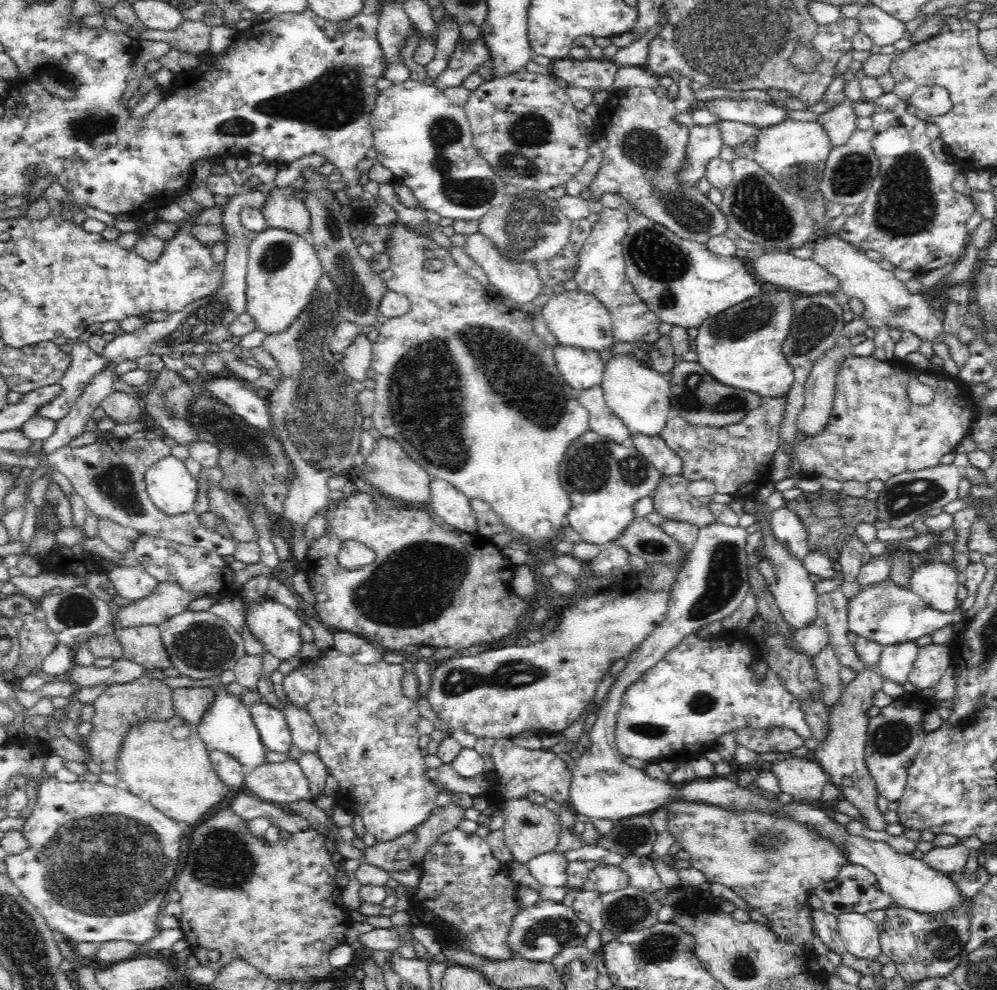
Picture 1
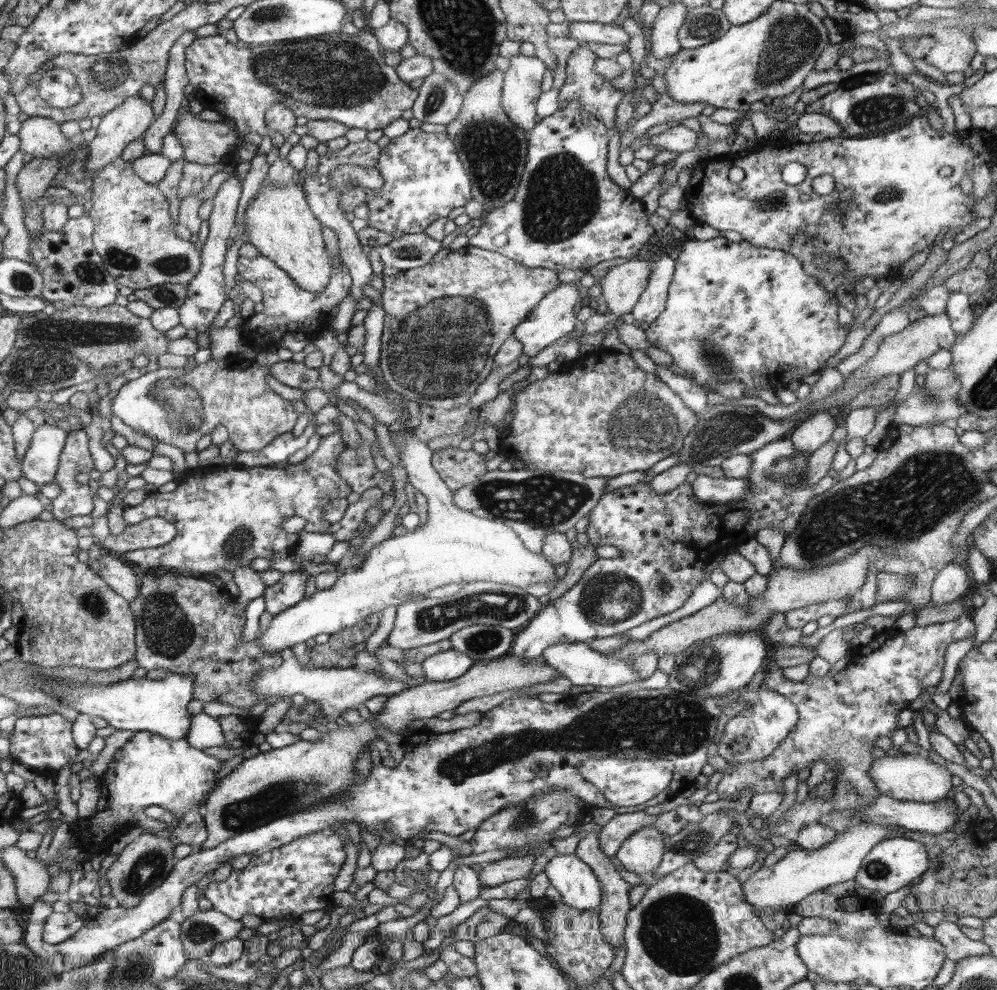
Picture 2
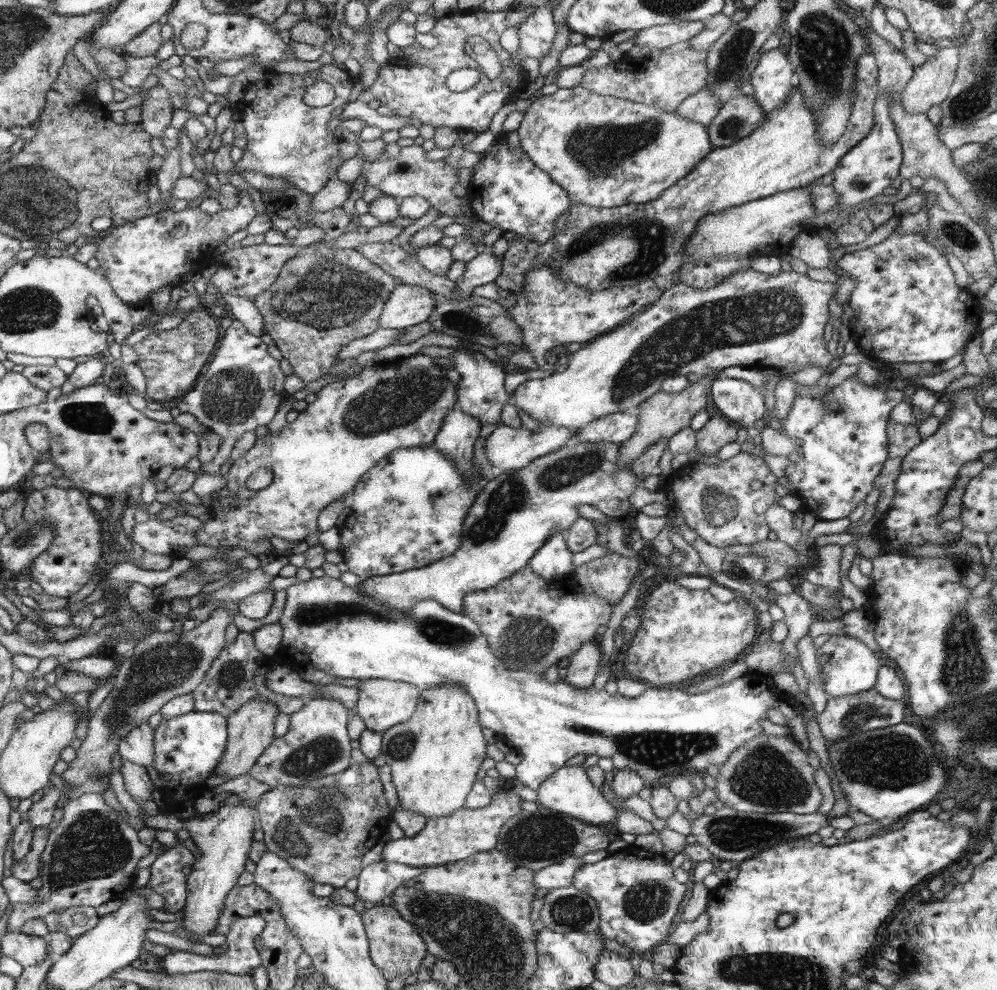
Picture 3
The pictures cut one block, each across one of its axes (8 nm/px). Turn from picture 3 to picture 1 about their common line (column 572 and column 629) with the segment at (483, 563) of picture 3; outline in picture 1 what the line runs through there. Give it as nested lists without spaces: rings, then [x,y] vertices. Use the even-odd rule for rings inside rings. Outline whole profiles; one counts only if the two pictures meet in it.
[[[589,428],[566,450],[560,463],[559,477],[572,502],[572,508],[566,514],[570,527],[580,535],[582,541],[602,548],[603,545],[610,546],[633,523],[636,518],[633,512],[634,504],[651,495],[658,488],[657,484],[663,475],[631,443],[614,442]]]

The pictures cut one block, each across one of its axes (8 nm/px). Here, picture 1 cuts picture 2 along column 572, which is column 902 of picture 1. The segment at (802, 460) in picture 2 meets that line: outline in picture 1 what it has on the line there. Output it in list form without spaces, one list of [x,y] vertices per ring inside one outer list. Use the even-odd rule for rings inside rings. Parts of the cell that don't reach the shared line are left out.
[[[892,580],[864,586],[847,604],[849,631],[882,647],[915,642],[918,638],[931,636],[936,630],[950,624],[954,626],[962,620],[966,620],[966,617],[959,612],[938,613],[911,587],[900,587]]]

